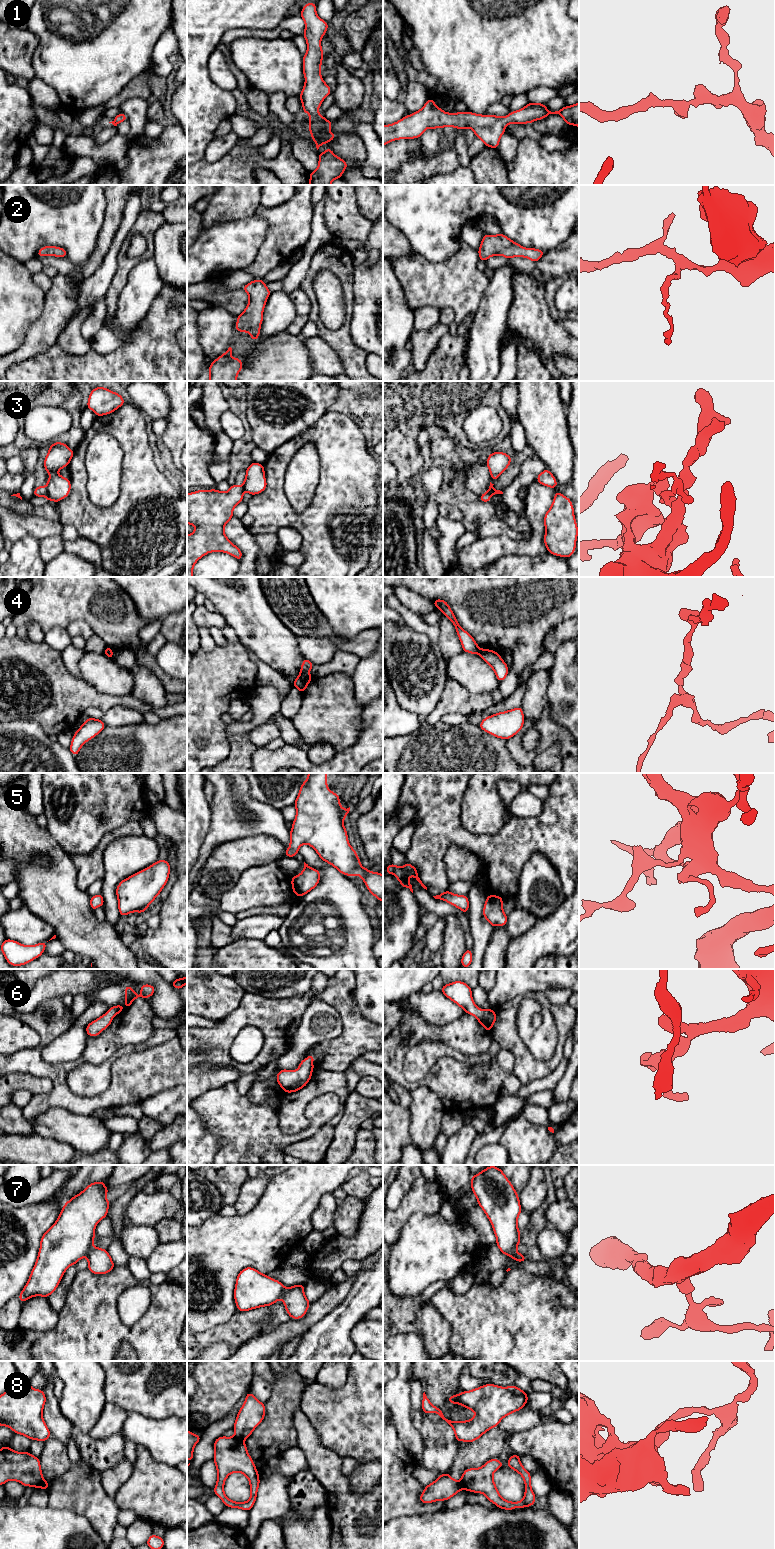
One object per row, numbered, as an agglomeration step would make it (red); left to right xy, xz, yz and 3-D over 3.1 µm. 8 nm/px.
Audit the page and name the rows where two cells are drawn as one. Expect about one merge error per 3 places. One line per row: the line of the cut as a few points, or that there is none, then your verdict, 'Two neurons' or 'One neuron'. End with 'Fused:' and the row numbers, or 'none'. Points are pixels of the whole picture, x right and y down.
1: No split. One neuron
2: No split. One neuron
3: Split along yz (492, 486), (490, 494). Two neurons
4: Split along xz (300, 672), (308, 673). Two neurons
5: No split. One neuron
6: No split. One neuron
7: Split along xz (286, 1289), (281, 1298). Two neurons
8: Split along xz (235, 1435), (243, 1440). Two neurons
Fused: 3, 4, 7, 8

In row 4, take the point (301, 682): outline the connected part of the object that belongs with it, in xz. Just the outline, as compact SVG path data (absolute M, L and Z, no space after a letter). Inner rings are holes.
M300 673L295 679L293 686L297 688L301 693L304 693L311 680L312 676L309 673Z

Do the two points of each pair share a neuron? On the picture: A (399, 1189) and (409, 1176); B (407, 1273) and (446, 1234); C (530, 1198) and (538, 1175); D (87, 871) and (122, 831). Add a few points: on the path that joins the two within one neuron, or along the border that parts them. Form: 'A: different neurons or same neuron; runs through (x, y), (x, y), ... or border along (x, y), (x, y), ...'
A: same neuron; runs through (400, 1186), (406, 1179)
B: same neuron; runs through (414, 1263), (436, 1244)
C: same neuron; runs through (534, 1192), (536, 1181)
D: same neuron; runs through (95, 860), (99, 849), (111, 836)

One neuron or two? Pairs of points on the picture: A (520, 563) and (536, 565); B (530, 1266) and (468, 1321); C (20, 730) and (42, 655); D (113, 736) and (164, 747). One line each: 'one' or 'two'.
A: one
B: two
C: two
D: one

